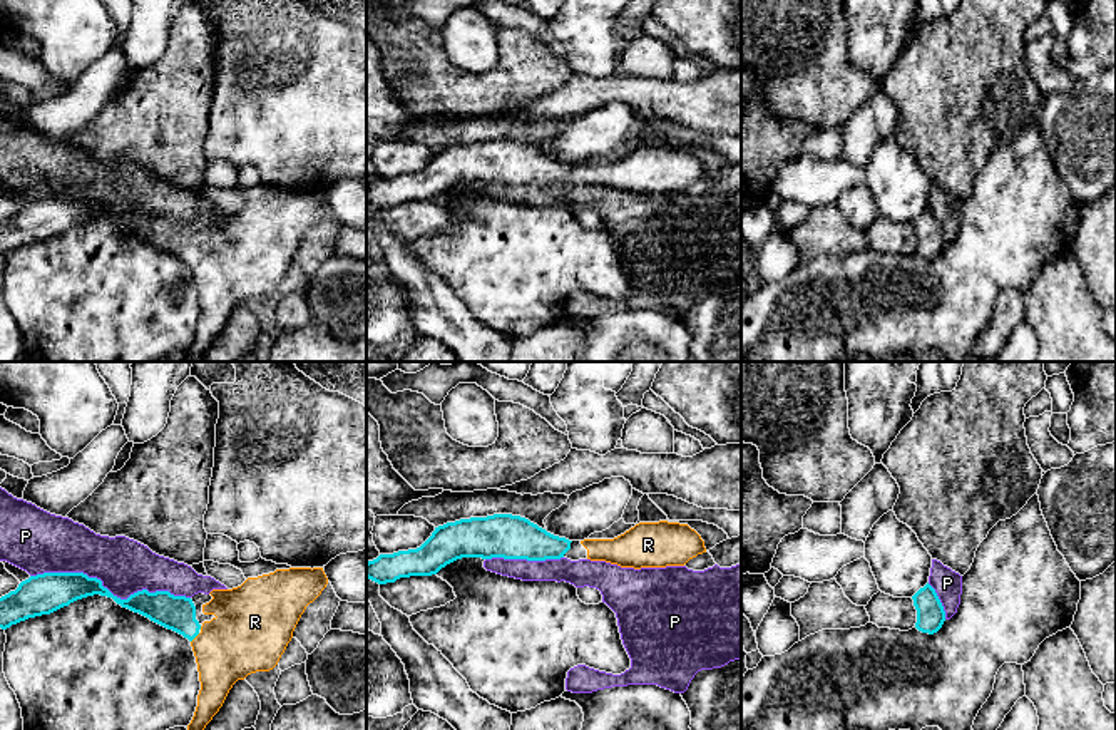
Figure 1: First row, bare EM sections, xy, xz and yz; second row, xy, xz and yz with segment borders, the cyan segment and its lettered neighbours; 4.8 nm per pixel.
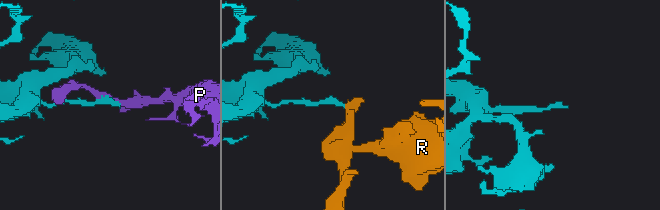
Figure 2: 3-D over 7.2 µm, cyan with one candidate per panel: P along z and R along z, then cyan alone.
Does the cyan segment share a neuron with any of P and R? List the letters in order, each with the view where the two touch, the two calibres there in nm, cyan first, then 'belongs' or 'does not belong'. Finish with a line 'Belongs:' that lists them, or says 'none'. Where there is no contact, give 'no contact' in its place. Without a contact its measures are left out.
P: meets cyan in xy; 180 nm thick on the cyan side, 260 nm on the other; does not belong
R: meets cyan in xy; 170 nm thick on the cyan side, 360 nm on the other; belongs
Belongs: R

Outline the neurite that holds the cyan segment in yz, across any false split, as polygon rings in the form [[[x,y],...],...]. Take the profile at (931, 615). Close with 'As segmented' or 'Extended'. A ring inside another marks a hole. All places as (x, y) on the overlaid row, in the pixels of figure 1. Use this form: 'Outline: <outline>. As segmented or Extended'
Outline: [[[927,583],[912,596],[912,599],[917,609],[915,628],[929,635],[937,633],[945,621],[945,611],[935,589]]]. As segmented

